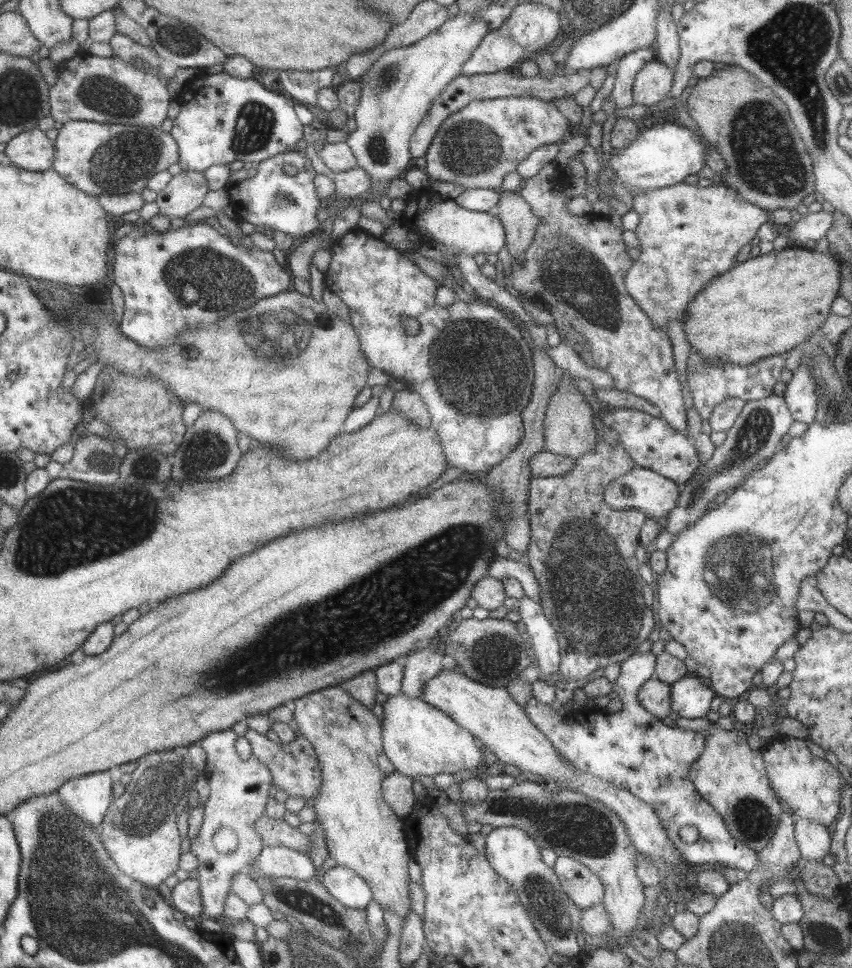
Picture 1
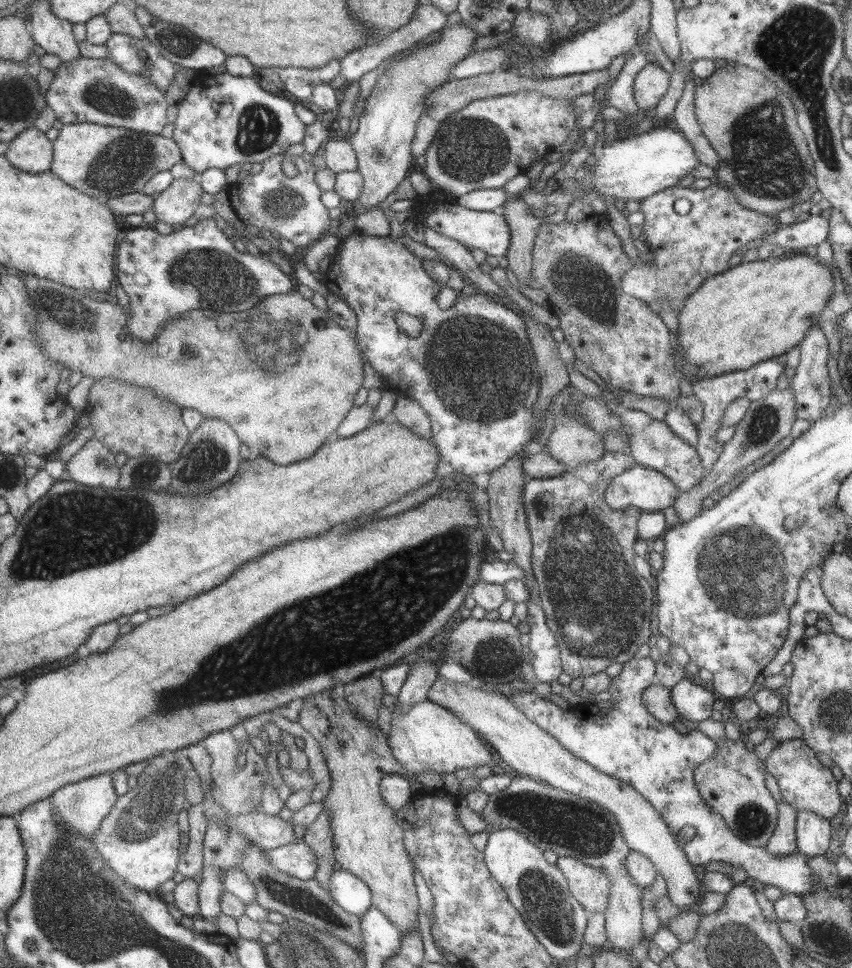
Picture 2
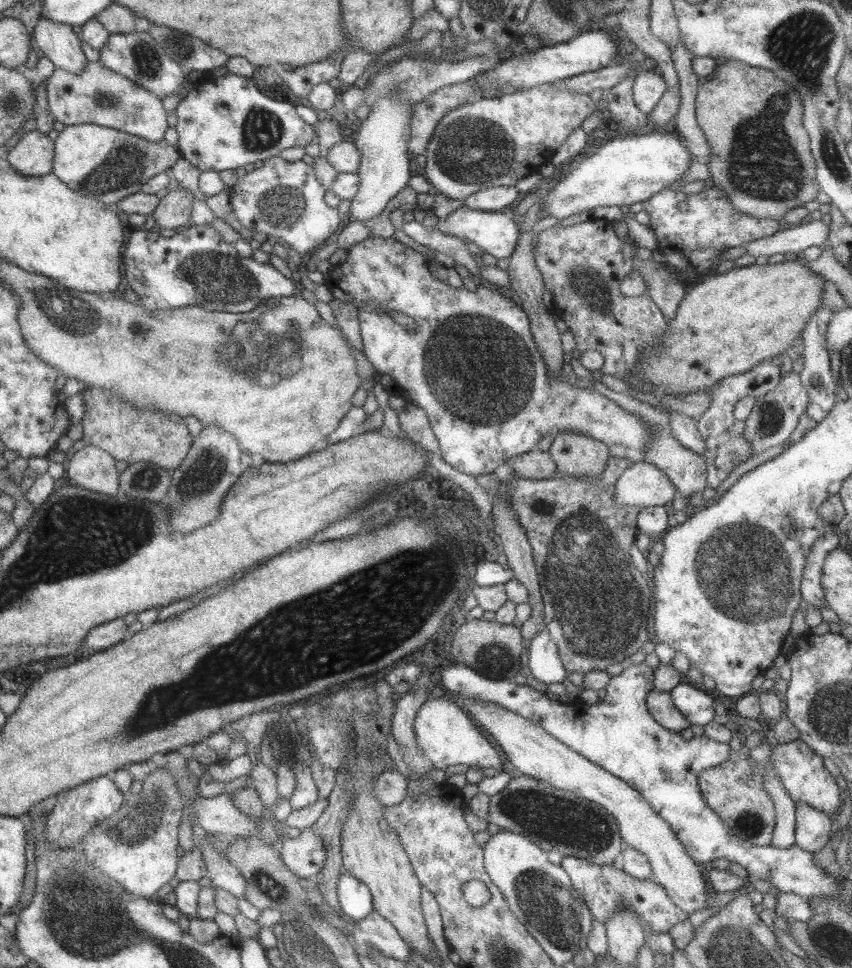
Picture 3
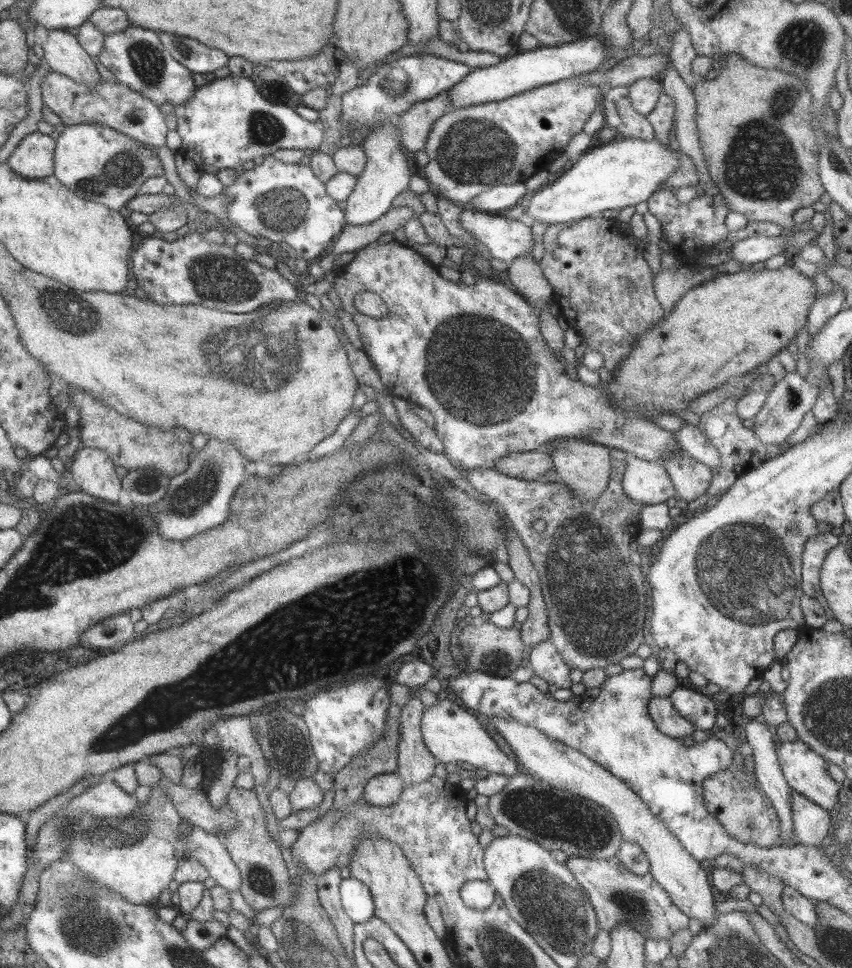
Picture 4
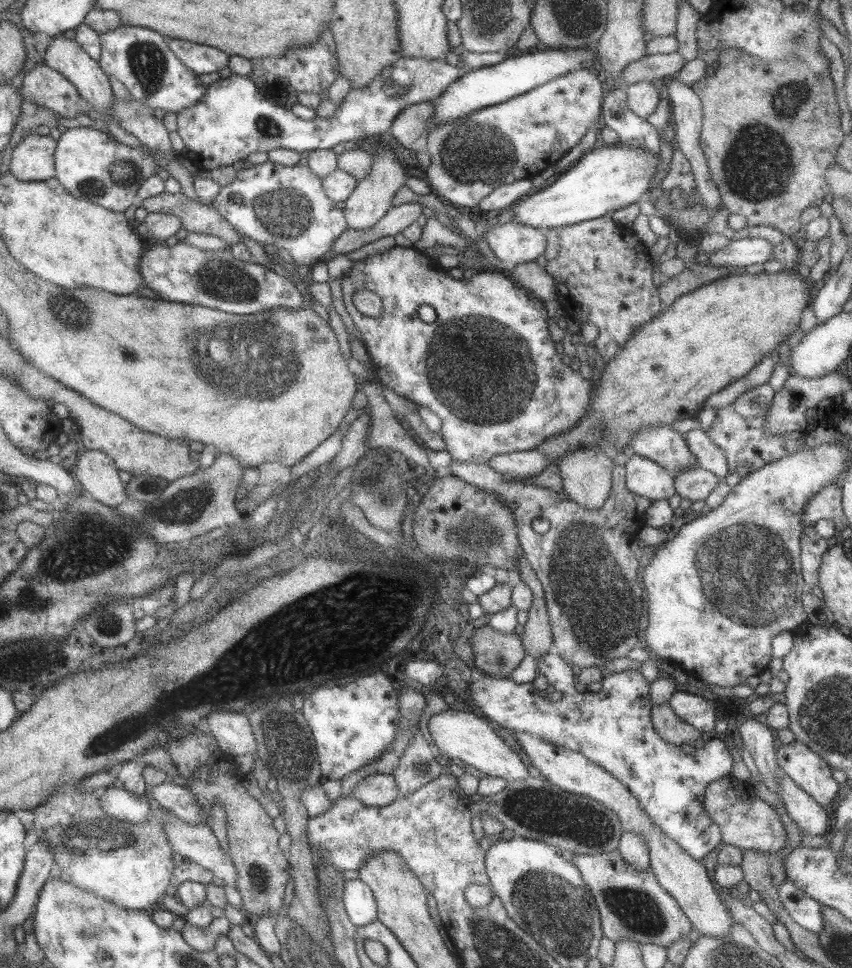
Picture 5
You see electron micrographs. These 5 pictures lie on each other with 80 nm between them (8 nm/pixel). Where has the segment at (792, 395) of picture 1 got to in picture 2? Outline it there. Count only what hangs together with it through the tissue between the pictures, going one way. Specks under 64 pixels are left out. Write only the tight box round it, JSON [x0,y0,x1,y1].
[789,322,832,423]

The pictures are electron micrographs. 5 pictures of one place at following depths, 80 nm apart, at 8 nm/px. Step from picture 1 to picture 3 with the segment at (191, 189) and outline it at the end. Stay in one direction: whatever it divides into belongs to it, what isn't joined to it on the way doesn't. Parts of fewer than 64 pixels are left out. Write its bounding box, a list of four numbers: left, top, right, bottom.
[152,187,193,229]

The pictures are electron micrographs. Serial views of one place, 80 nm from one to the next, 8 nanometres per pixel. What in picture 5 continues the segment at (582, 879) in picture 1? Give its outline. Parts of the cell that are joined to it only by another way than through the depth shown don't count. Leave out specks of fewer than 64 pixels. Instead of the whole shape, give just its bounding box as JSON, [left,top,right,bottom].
[570,849,692,948]

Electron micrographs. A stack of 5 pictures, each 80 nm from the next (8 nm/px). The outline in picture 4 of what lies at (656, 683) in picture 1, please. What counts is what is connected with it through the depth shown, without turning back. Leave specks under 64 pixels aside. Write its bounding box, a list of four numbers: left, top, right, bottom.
[648,696,695,738]

